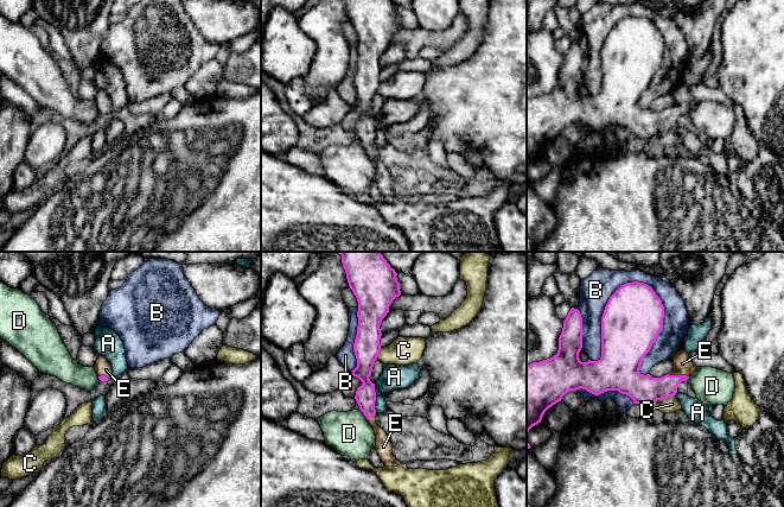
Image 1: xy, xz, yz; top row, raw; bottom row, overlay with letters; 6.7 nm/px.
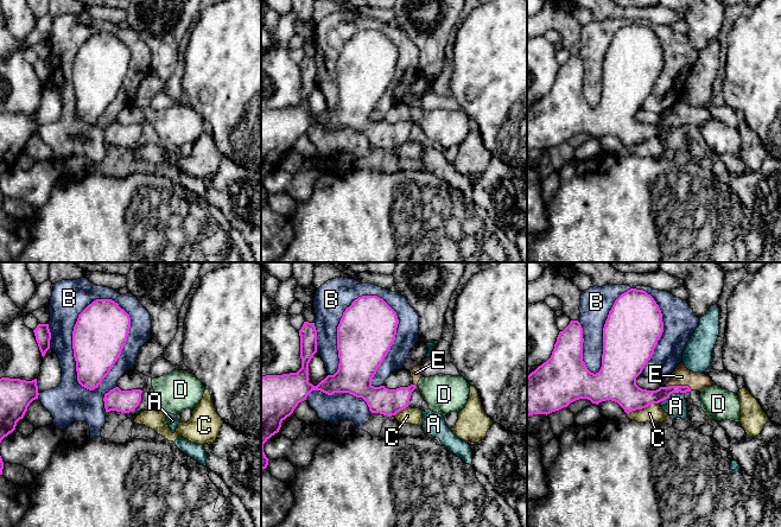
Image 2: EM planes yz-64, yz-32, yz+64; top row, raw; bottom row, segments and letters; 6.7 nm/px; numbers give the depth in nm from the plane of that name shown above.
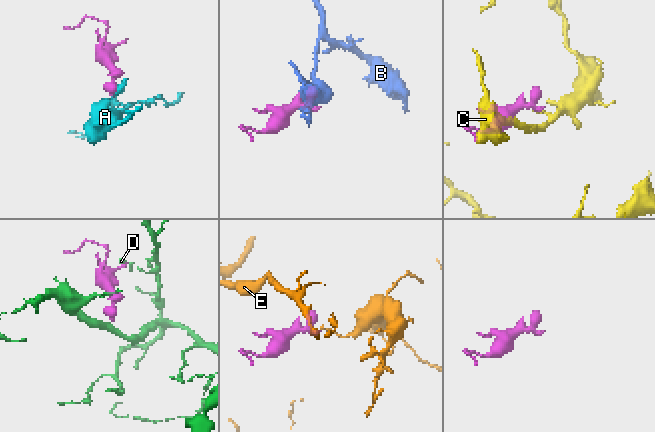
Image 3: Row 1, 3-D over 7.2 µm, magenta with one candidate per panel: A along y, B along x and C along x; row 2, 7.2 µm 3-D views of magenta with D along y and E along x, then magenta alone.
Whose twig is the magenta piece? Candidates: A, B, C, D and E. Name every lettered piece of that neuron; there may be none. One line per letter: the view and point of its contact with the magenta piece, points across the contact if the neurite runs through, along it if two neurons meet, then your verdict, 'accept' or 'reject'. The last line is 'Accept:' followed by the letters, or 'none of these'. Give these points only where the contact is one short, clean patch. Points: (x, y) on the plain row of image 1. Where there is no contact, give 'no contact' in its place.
A: xz (374, 137) | along xz (376, 127), (375, 145) | reject
B: yz (604, 46) | reject
C: yz (661, 133) | along yz (674, 128), (657, 133), (649, 139) | reject
D: xz (363, 147) | along xz (359, 143), (367, 153) | reject
E: yz (679, 109) | across yz (645, 124), (664, 121), (679, 109), (682, 105), (682, 97) | accept
Accept: E

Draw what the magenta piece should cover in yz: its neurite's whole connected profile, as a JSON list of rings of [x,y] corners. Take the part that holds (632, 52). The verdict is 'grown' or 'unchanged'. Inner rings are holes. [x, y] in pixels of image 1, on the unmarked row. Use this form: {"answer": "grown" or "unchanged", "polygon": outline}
{"answer": "grown", "polygon": [[[638,15],[622,19],[610,31],[601,51],[601,91],[598,95],[581,96],[579,87],[582,82],[582,51],[578,43],[572,42],[563,55],[557,88],[527,99],[527,169],[533,160],[541,157],[544,146],[561,135],[569,125],[582,122],[594,129],[618,125],[629,129],[633,138],[648,140],[657,134],[674,131],[678,119],[687,115],[697,103],[684,83],[673,90],[674,103],[669,108],[652,112],[639,106],[642,94],[662,64],[663,52],[664,40],[651,20]]]}

